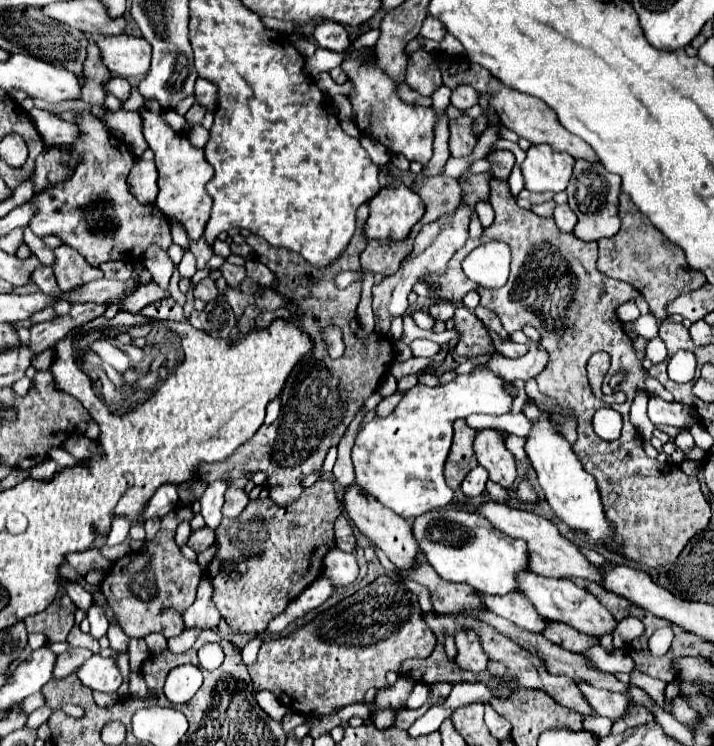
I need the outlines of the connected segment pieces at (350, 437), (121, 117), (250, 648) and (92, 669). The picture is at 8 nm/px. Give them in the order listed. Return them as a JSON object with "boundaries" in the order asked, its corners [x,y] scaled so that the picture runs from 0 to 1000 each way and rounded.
{"boundaries":[[[[504,547],[504,552],[496,558],[493,568],[487,571],[485,582],[479,584],[476,595],[473,595],[473,617],[468,622],[468,641],[476,646],[476,651],[493,651],[496,649],[496,625],[493,625],[493,617],[490,617],[490,603],[496,598],[496,587],[499,587],[499,579],[510,563],[510,547]]],[[[168,147],[162,151],[151,149],[146,161],[154,172],[165,174],[174,182],[179,201],[185,201],[188,209],[196,209],[207,198],[207,190],[202,188],[199,177],[199,155],[192,149]]],[[[359,853],[356,858],[350,858],[350,861],[342,866],[342,871],[339,871],[339,885],[342,885],[345,893],[353,893],[353,890],[359,887],[359,877],[361,877],[364,863],[367,863],[367,855]]],[[[137,877],[118,887],[106,903],[118,920],[137,928],[162,928],[171,917],[171,903],[157,882],[143,882]]]]}

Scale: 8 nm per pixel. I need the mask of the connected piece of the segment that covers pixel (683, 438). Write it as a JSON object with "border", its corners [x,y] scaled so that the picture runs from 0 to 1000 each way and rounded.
{"border":[[[958,574],[958,576],[955,576],[955,582],[950,582],[950,584],[947,584],[944,595],[955,603],[955,609],[964,609],[964,606],[975,598],[975,595],[972,595],[972,590],[969,590],[969,584],[966,584],[966,579],[964,579],[964,574]]]}

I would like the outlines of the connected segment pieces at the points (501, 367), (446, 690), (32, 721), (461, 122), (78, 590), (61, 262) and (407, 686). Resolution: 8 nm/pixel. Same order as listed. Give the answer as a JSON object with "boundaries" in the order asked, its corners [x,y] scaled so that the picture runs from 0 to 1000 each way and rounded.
{"boundaries":[[[[731,442],[720,445],[714,453],[728,460],[742,461],[739,475],[728,477],[728,480],[711,480],[700,472],[692,472],[683,483],[683,493],[689,493],[689,499],[710,511],[720,511],[723,508],[739,509],[748,507],[768,485],[768,475],[756,466],[754,458],[741,458]]],[[[616,914],[616,917],[608,917],[605,920],[605,928],[602,928],[602,941],[599,944],[611,944],[616,936],[627,933],[630,930],[630,917],[627,914]]],[[[59,946],[53,952],[48,952],[42,960],[39,960],[39,968],[36,968],[36,976],[42,979],[50,979],[59,968],[64,968],[70,962],[70,949],[67,946]]],[[[641,158],[630,161],[630,206],[636,212],[653,212],[664,196],[667,196],[667,182],[658,174],[661,158]]],[[[98,779],[92,783],[92,794],[95,794],[101,807],[106,810],[106,815],[112,815],[118,820],[123,820],[123,815],[132,810],[129,798],[105,779]]],[[[92,327],[76,332],[76,343],[78,349],[73,354],[73,362],[87,391],[95,391],[112,381],[120,381],[146,370],[140,359],[129,359],[104,332]]],[[[560,906],[555,912],[555,917],[549,917],[549,920],[538,922],[538,925],[527,928],[521,946],[527,946],[527,949],[549,949],[555,954],[555,952],[566,949],[569,938],[571,938],[571,933],[577,928],[577,922],[580,922],[580,914],[574,909]]]]}

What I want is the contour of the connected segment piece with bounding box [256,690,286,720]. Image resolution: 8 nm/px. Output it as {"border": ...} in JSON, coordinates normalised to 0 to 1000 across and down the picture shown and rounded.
{"border":[[[359,925],[359,941],[361,941],[384,965],[392,965],[392,962],[401,957],[401,949],[387,938],[387,933],[381,933],[381,930],[373,928],[373,925]]]}

